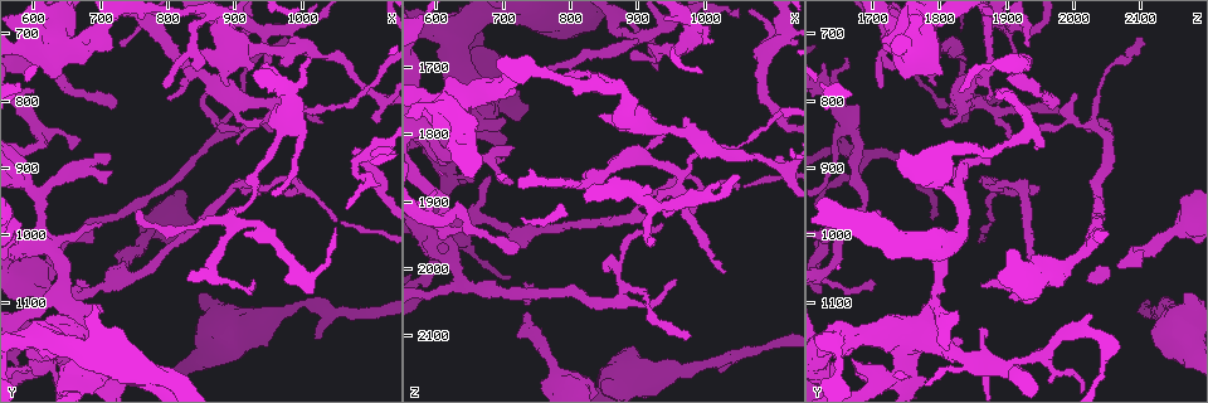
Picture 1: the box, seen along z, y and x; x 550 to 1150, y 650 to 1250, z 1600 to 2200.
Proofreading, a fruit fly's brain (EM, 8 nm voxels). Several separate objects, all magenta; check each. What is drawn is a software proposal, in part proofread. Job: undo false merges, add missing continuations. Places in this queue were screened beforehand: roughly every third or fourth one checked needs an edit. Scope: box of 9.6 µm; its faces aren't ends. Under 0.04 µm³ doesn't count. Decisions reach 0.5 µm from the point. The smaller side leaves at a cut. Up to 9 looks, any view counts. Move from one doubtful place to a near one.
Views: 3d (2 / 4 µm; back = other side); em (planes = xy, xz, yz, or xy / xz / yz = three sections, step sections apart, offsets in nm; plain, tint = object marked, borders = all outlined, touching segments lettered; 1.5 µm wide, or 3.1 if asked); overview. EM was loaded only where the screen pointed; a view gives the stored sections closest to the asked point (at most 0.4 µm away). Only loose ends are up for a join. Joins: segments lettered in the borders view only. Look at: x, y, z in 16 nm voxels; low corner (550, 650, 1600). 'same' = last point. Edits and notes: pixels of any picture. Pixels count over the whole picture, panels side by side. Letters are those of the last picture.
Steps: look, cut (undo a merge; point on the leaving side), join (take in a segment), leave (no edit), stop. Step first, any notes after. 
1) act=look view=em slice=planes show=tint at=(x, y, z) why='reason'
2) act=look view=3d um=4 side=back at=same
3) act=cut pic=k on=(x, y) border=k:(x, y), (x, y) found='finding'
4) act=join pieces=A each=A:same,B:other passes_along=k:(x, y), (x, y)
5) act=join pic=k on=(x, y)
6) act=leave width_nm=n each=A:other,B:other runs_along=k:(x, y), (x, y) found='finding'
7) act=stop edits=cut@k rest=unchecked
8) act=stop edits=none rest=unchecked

act=look view=em slice=xy step=8 show=borders at=(1020, 1150, 2155) why='free end'

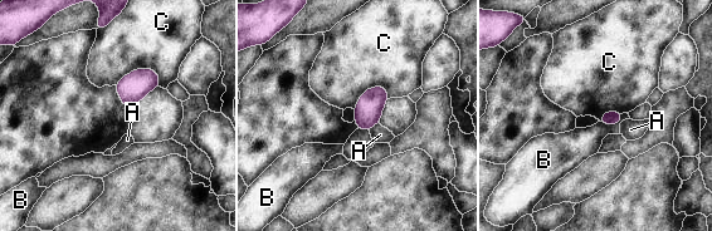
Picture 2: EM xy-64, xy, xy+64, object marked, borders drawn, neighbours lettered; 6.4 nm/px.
act=leave each=A:other,B:other,C:other border=2:(160, 77), (136, 68), (115, 84) found='no lettered segment goes on from it'

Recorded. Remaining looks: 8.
act=look view=3d um=4 at=(885, 835, 2030) why='arms part here'

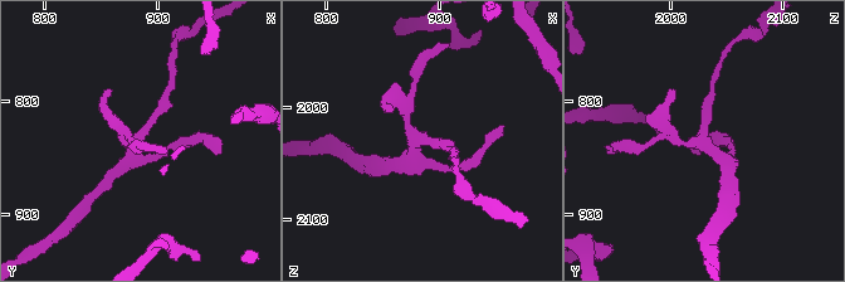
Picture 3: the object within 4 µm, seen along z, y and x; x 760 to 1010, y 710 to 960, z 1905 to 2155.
act=look view=em slice=xy step=8 show=tint at=(880, 836, 2026) why='now the EM'

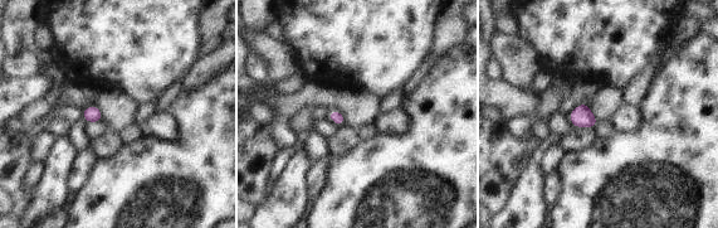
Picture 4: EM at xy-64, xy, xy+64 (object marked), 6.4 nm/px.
act=look view=em slice=planes show=borders at=same why='another direction'

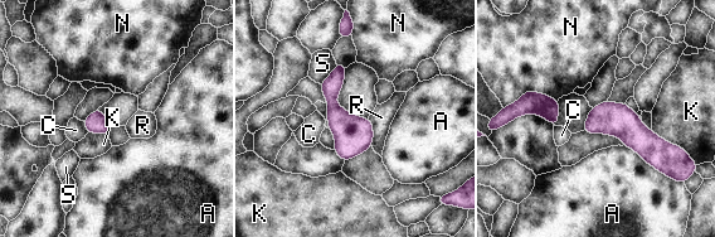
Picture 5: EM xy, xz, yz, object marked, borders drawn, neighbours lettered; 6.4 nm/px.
act=leave each=A:other,C:other,K:other,N:other,R:other,S:other found='one neuron here'

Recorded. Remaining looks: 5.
act=look view=3d um=4 at=(940, 940, 1935)

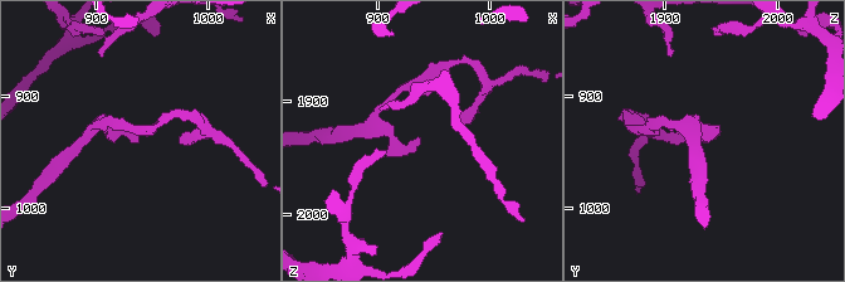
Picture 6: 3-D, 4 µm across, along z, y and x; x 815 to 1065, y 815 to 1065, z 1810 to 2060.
act=look view=em slice=planes show=borders at=(938, 938, 1932)

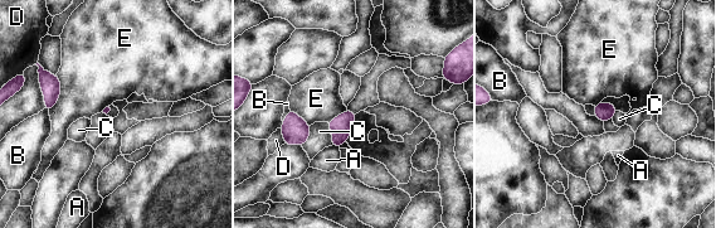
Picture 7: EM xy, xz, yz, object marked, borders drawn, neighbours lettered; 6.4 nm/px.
act=leave longest_contact=E:260nm each=A:other,B:other,C:other,D:other,E:other found='no lettered segment goes on from it'

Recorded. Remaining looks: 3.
act=look view=em um=3.1 slice=xz step=8 show=borders at=(885, 775, 1795) why='stops while still wide'

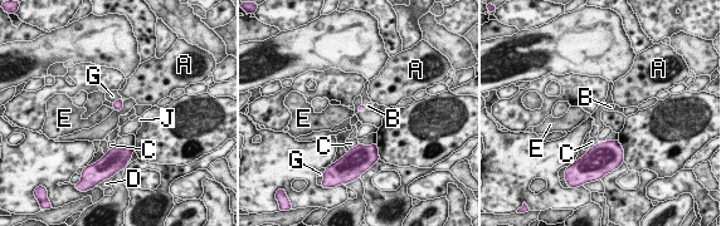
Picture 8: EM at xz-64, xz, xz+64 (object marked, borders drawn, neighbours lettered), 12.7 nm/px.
act=look view=em um=3.1 slice=planes show=borders at=same why='cut it another way'

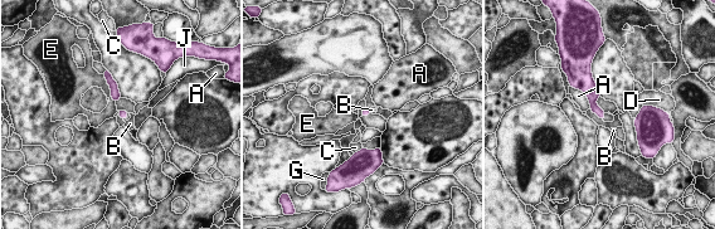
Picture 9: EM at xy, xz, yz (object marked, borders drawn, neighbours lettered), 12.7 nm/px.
act=leave each=A:other,B:other,C:other,D:other,E:other,G:other,J:other found='no lettered segment goes on from it'

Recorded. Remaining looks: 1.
act=stop edits=none rest=unchecked

